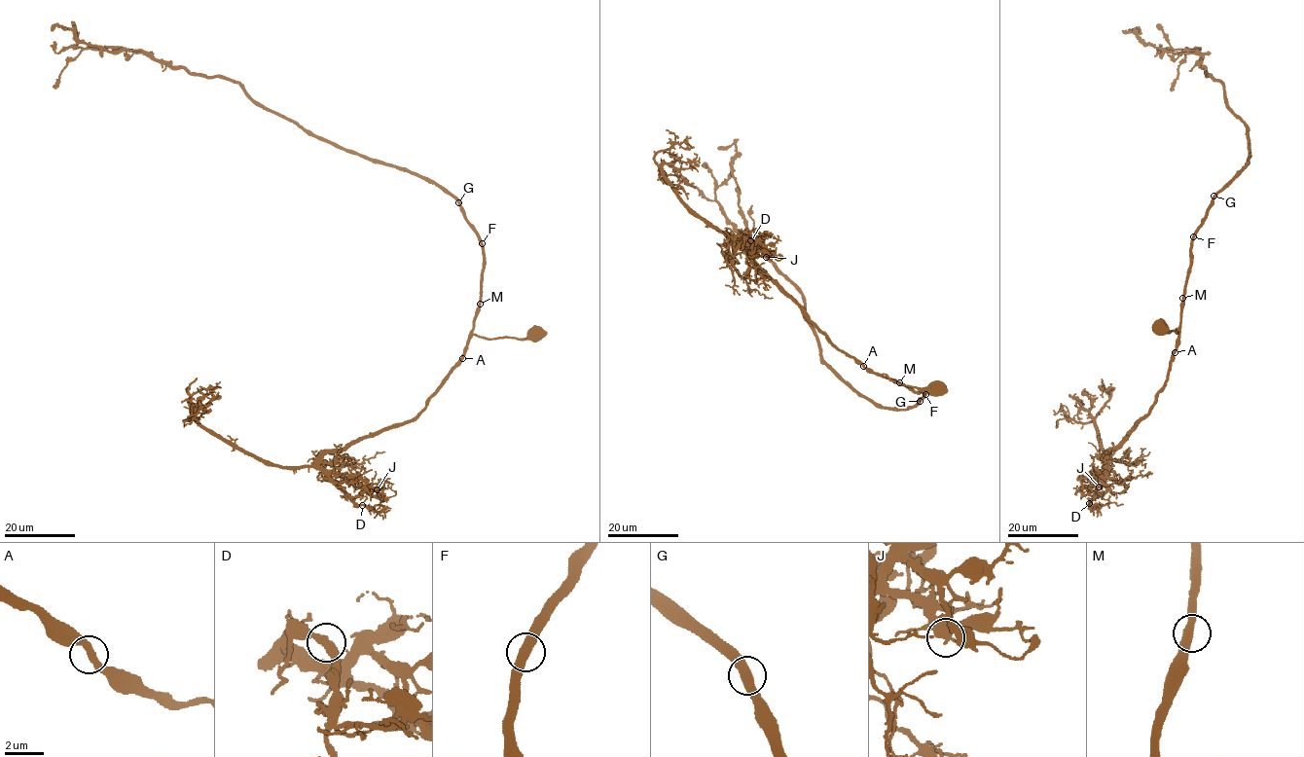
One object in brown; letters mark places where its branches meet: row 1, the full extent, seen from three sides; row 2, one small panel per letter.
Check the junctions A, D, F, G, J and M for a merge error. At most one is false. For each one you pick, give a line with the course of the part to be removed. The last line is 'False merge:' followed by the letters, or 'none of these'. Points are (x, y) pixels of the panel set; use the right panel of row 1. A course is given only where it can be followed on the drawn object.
False merge: none of these

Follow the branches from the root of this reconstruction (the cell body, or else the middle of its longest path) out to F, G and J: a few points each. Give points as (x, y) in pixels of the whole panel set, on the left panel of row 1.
F: (536, 333), (539, 335), (537, 338), (524, 340), (486, 339), (472, 334), (483, 270), (482, 243)
G: (536, 333), (539, 335), (537, 338), (524, 340), (486, 339), (472, 334), (483, 270), (483, 244), (458, 202)
J: (536, 333), (524, 340), (473, 334), (422, 411), (322, 455), (327, 478), (348, 495), (377, 489)

